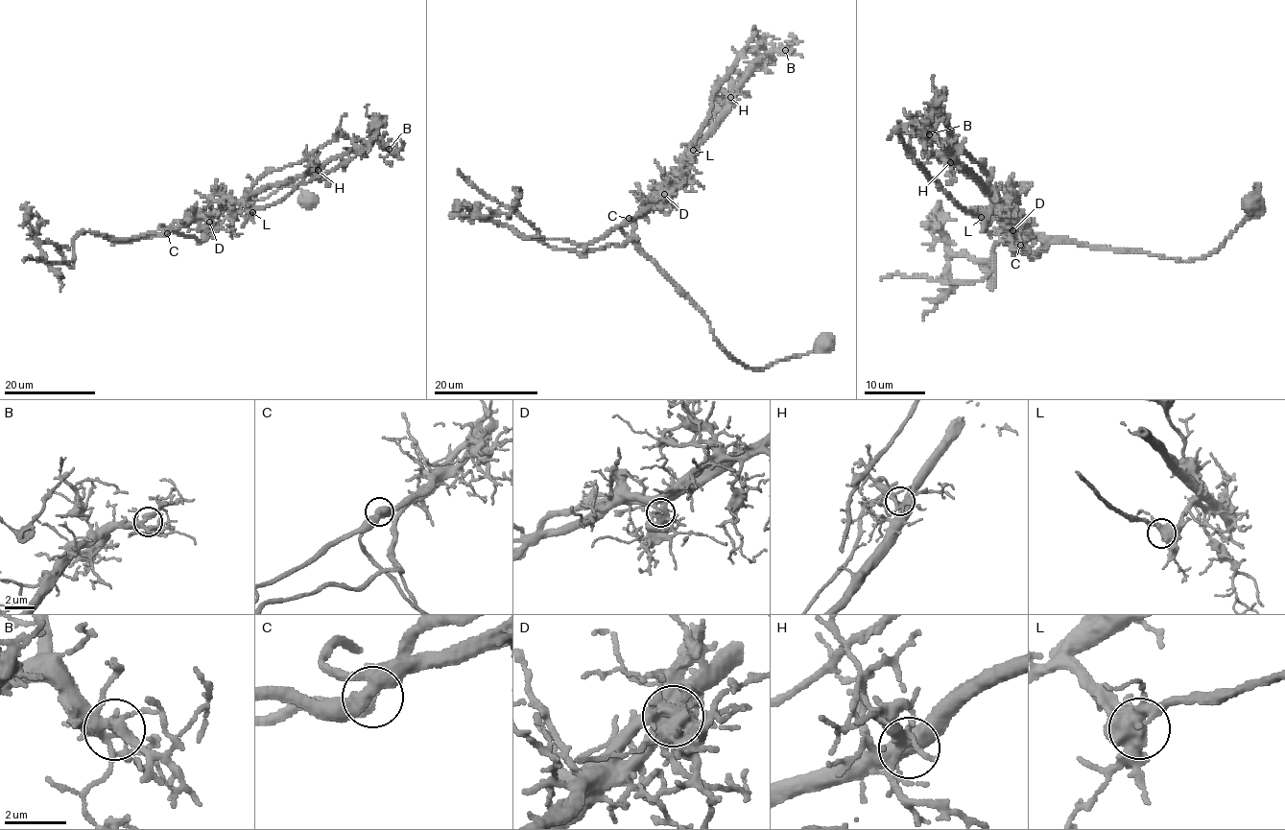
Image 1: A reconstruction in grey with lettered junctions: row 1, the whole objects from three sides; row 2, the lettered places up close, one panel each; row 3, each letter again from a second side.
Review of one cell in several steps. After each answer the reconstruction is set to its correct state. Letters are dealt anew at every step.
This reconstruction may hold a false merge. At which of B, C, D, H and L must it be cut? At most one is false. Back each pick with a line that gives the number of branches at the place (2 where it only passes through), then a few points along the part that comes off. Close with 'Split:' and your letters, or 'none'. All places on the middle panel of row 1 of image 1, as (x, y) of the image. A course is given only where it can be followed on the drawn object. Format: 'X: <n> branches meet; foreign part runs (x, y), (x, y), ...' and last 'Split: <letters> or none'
D: 6 branches meet; foreign part runs (664, 195), (641, 213), (635, 239), (579, 253), (531, 237), (538, 233), (535, 228), (471, 185), (458, 168)
Split: D

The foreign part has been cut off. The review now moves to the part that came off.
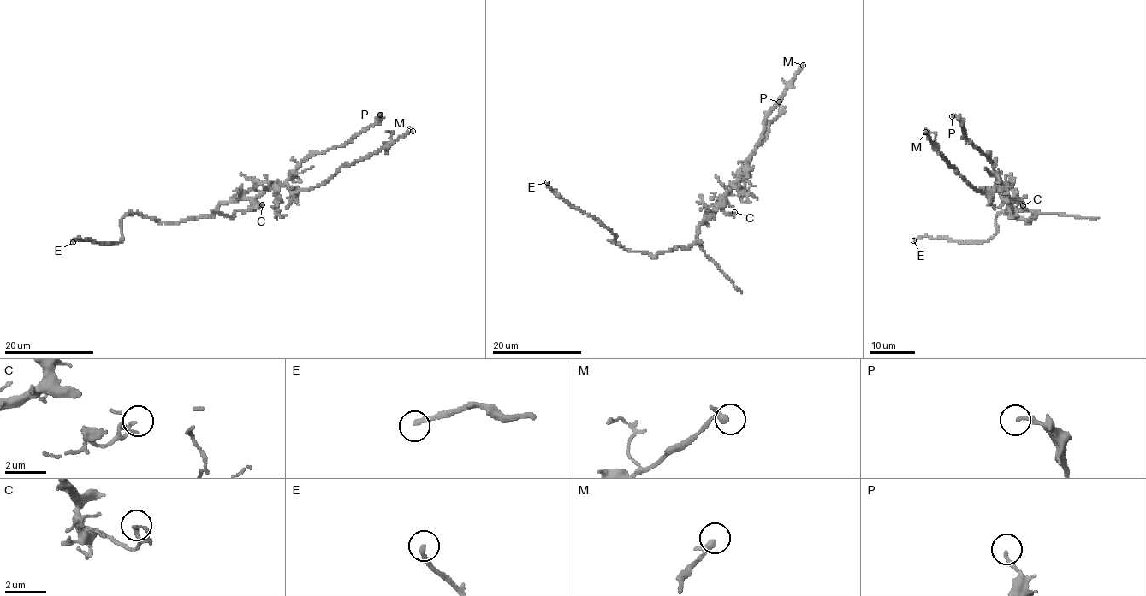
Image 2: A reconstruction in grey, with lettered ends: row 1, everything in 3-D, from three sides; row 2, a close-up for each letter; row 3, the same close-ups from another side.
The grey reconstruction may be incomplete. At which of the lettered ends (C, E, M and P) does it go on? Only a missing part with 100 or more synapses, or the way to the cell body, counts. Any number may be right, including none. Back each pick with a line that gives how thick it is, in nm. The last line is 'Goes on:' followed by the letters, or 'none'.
E: 200 nm thick
Goes on: E

